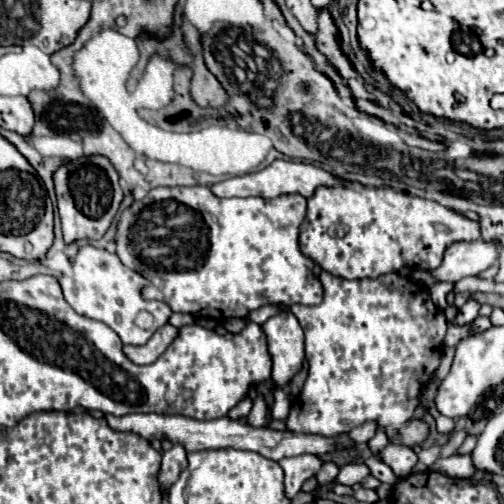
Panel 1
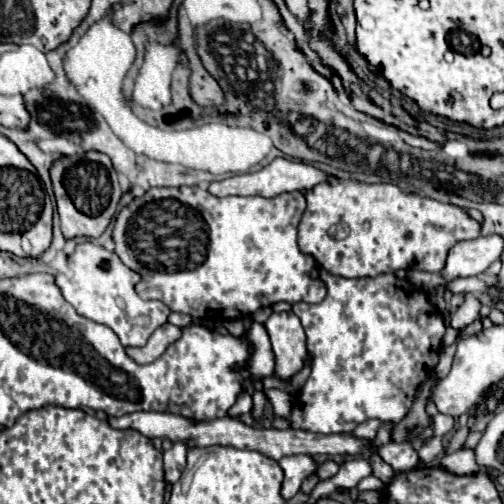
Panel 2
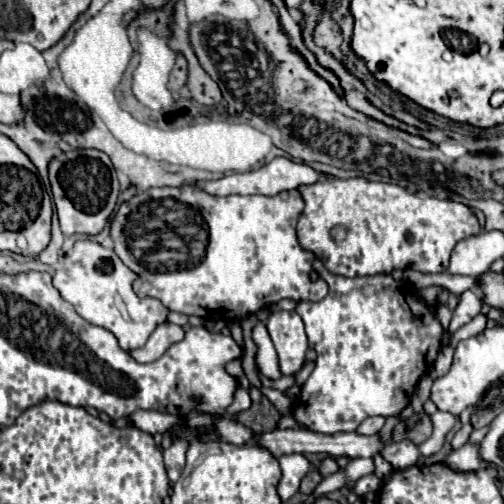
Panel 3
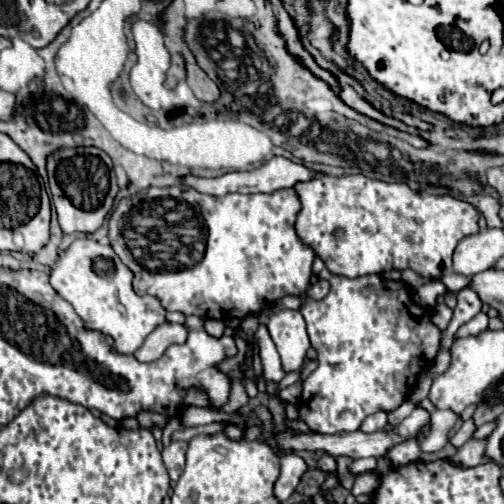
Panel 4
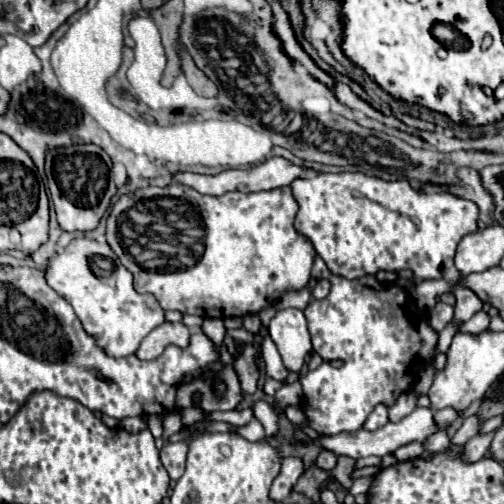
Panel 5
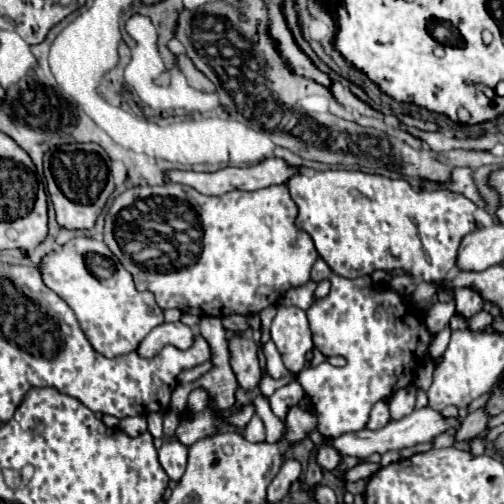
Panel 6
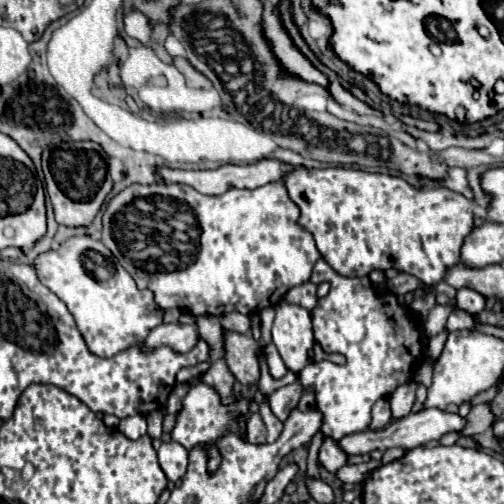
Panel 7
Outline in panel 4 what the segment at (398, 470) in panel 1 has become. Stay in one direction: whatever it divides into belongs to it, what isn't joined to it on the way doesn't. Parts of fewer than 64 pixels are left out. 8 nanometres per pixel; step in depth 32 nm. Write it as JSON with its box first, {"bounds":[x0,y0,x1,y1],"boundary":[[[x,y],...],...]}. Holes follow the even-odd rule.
{"bounds":[386,440,420,466],"boundary":[[[406,440],[406,442],[400,442],[396,446],[392,446],[388,452],[386,452],[386,460],[392,462],[392,466],[400,466],[400,464],[412,464],[412,460],[420,460],[420,446],[416,440]]]}

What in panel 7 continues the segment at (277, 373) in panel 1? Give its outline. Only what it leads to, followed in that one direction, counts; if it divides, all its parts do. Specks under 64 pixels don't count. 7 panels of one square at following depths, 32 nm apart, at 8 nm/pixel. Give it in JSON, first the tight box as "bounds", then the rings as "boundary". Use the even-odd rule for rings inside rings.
{"bounds":[272,302,314,374],"boundary":[[[280,302],[272,324],[272,342],[276,344],[286,368],[298,374],[310,362],[308,354],[314,346],[310,310]]]}

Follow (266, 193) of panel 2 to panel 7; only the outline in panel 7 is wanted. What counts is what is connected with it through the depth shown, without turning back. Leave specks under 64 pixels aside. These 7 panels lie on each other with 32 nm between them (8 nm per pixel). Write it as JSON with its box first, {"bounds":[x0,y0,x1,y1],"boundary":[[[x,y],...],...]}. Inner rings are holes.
{"bounds":[160,158,288,196],"boundary":[[[268,158],[268,160],[260,160],[256,164],[246,164],[246,166],[220,166],[216,170],[170,170],[170,168],[162,168],[160,176],[164,182],[178,182],[178,184],[188,184],[192,188],[196,188],[200,194],[208,194],[208,196],[220,196],[224,194],[228,188],[260,188],[264,184],[270,182],[282,182],[284,176],[288,174],[286,164],[276,160],[276,158]]]}

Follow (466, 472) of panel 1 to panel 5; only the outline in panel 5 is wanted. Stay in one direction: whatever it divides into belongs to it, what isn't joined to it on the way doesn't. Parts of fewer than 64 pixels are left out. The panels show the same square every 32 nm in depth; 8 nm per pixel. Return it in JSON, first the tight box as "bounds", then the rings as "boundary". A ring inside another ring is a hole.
{"bounds":[462,430,496,464],"boundary":[[[496,430],[485,435],[476,435],[470,438],[470,440],[464,444],[464,450],[462,450],[464,460],[470,462],[470,464],[482,460],[482,458],[486,456],[486,452],[488,452],[489,443],[494,437],[494,432],[496,432]]]}

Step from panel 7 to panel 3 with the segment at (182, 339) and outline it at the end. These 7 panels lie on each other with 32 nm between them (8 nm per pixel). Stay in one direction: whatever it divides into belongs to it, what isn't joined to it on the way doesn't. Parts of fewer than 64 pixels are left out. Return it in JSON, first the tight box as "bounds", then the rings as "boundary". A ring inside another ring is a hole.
{"bounds":[130,322,184,364],"boundary":[[[164,322],[164,324],[160,324],[160,326],[150,334],[146,346],[132,350],[130,356],[132,356],[136,362],[142,362],[142,364],[144,364],[144,362],[154,362],[154,360],[158,360],[158,358],[168,350],[170,344],[180,342],[182,338],[184,338],[184,330],[182,330],[180,326],[170,324],[170,322]]]}

